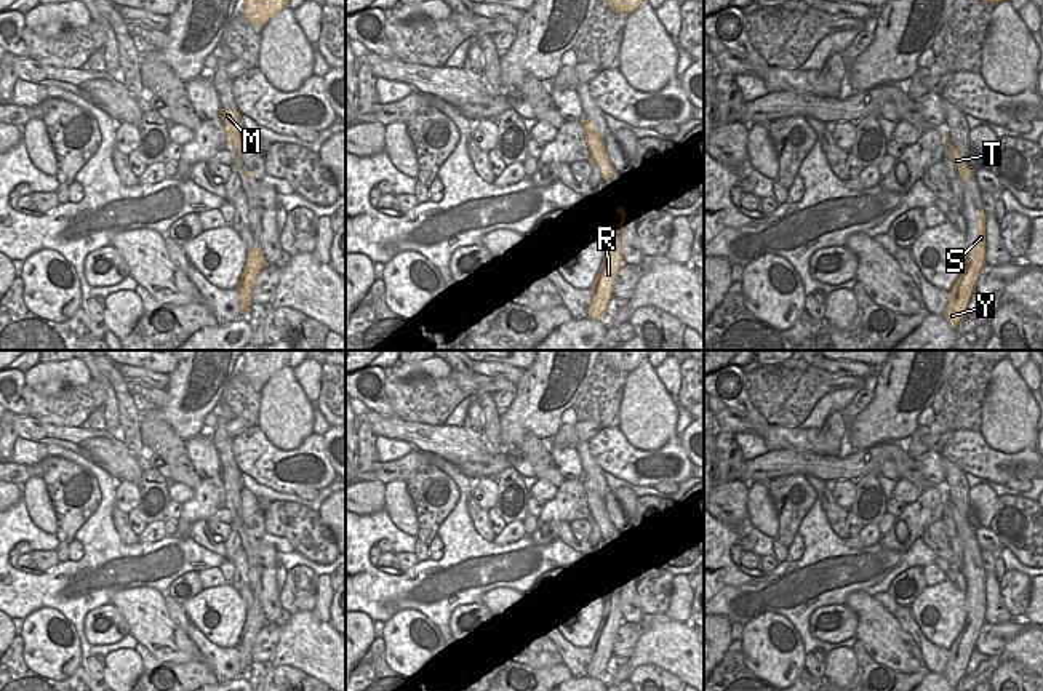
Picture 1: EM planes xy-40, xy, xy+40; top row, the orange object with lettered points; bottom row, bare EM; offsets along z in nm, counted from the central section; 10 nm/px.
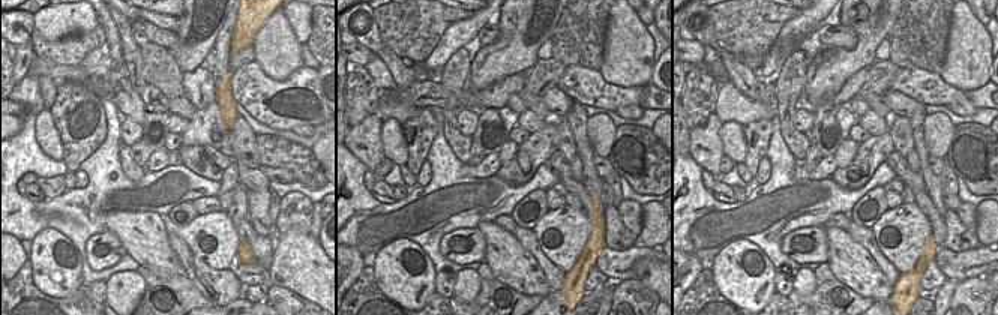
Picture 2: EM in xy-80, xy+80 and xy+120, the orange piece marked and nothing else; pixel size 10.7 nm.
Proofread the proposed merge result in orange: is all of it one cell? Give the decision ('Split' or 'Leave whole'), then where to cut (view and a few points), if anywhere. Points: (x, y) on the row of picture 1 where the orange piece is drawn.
Leave whole. No split

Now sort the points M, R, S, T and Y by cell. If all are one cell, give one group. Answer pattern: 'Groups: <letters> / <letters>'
Groups: M R S T Y

